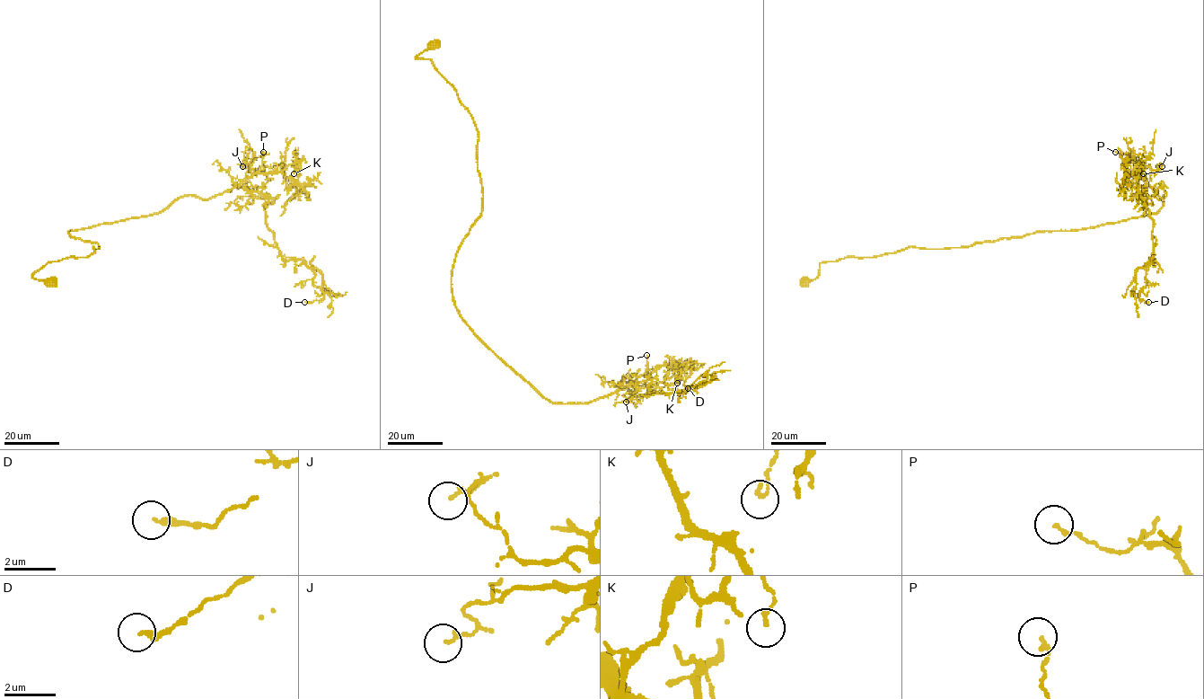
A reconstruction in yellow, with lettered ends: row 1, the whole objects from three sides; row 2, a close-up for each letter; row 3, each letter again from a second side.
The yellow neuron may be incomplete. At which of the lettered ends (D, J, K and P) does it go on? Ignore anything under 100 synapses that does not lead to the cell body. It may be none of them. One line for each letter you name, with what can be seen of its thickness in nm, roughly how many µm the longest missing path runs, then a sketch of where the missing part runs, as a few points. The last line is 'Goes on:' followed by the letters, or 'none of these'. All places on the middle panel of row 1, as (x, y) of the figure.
Goes on: none of these

